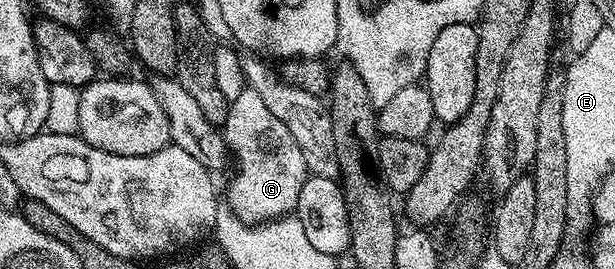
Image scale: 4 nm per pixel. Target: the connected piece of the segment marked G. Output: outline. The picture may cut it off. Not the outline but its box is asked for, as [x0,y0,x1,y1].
[224,87,308,223]

